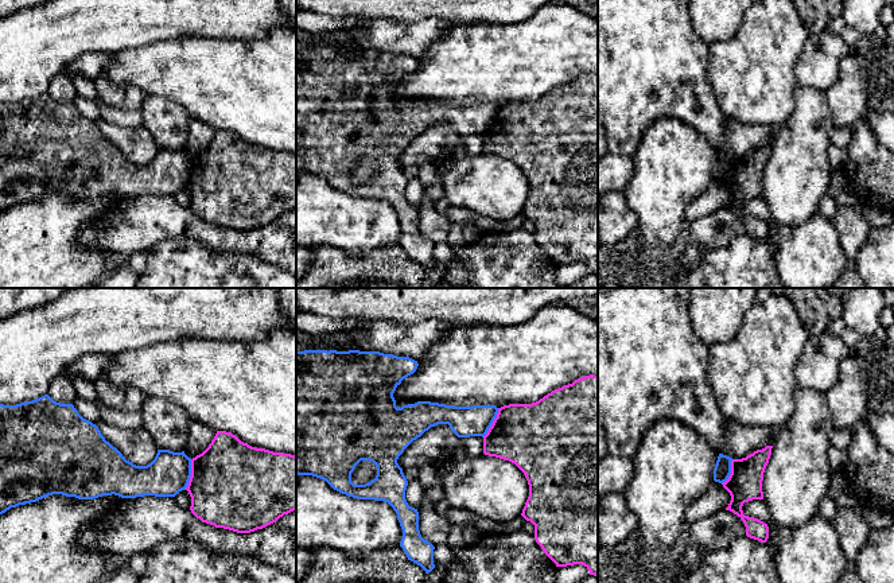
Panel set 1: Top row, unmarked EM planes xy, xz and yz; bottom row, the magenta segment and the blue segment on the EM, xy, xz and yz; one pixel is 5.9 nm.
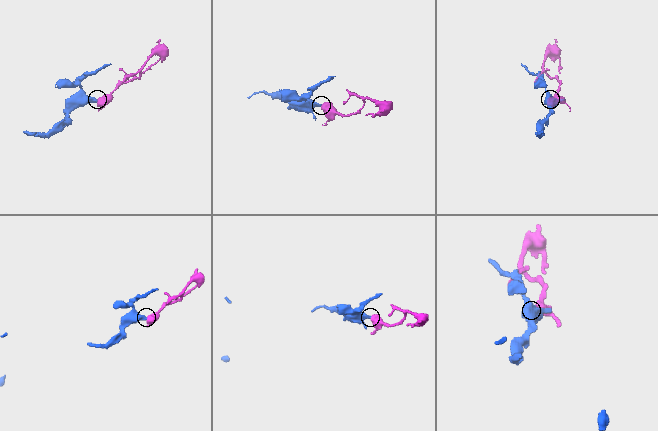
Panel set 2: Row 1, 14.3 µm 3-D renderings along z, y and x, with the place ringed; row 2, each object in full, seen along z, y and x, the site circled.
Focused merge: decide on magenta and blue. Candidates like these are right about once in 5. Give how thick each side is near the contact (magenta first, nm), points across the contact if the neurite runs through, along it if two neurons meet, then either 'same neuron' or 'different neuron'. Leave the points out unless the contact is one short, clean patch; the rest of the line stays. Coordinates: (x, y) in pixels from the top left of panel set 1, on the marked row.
500/240 nm | along xy (191, 459), (191, 475), (185, 489) | different neuron

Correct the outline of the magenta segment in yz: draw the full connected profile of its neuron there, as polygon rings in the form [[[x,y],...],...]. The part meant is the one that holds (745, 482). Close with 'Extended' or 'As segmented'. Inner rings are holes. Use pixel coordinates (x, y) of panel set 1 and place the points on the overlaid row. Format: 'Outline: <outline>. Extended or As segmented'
Outline: [[[766,446],[742,459],[731,460],[731,474],[723,487],[730,493],[731,501],[726,510],[736,514],[746,526],[746,536],[761,543],[769,539],[769,526],[763,521],[743,514],[742,506],[753,500],[763,500],[762,481],[769,463],[773,446]]]. As segmented

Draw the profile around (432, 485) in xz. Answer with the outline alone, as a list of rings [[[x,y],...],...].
[[[421,465],[419,467],[417,479],[423,485],[424,494],[431,504],[435,505],[444,497],[442,479],[438,477],[438,471],[434,465]]]

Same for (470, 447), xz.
[[[459,438],[454,460],[473,459],[483,454],[483,438]]]

